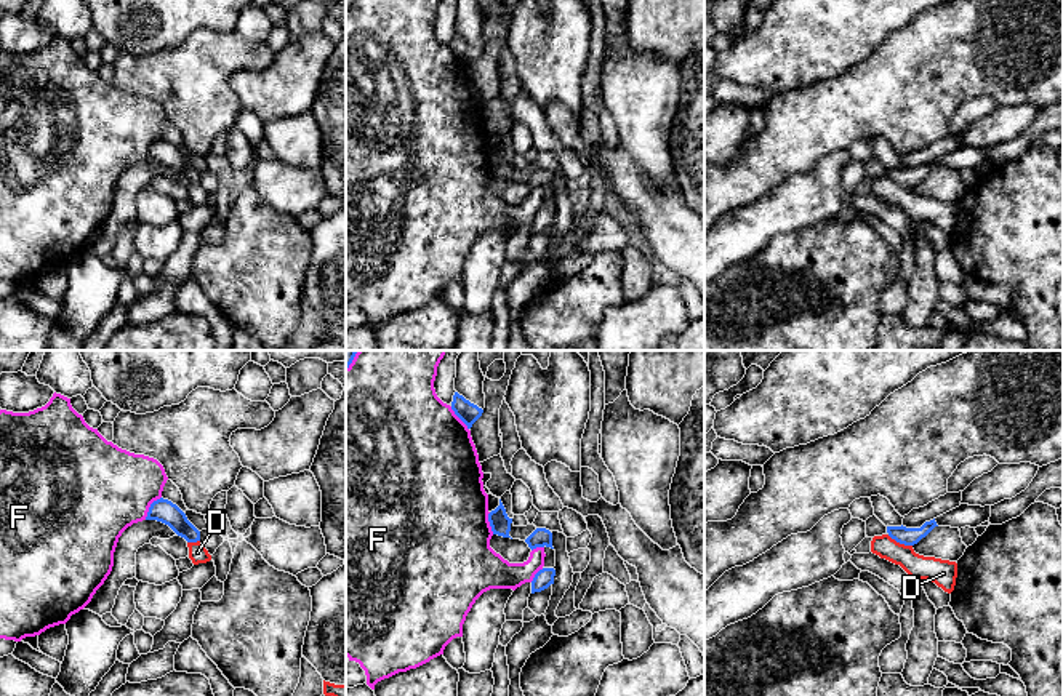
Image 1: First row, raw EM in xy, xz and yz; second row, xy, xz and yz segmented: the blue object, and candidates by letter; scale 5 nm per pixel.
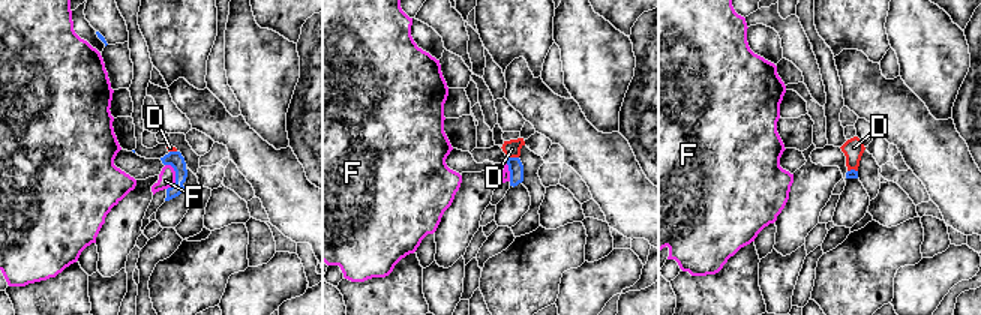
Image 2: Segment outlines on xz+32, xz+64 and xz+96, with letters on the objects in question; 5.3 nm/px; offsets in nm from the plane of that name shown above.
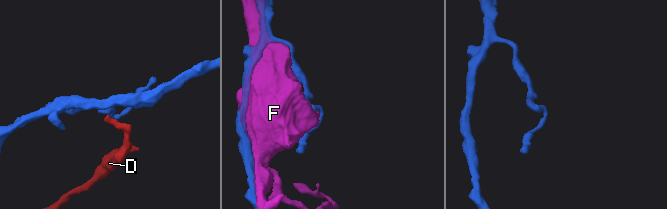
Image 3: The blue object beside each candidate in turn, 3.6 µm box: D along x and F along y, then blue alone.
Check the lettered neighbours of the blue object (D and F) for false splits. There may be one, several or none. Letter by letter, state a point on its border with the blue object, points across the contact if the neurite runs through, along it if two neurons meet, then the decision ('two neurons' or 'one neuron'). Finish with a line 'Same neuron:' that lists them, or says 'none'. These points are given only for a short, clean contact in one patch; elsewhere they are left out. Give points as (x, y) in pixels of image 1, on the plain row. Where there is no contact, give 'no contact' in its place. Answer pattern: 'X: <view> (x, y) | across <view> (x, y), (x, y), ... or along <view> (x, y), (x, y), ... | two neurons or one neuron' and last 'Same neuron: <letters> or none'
D: yz (900, 184) | along yz (887, 176), (911, 188) | two neurons
F: xy (149, 149) | two neurons
Same neuron: none

